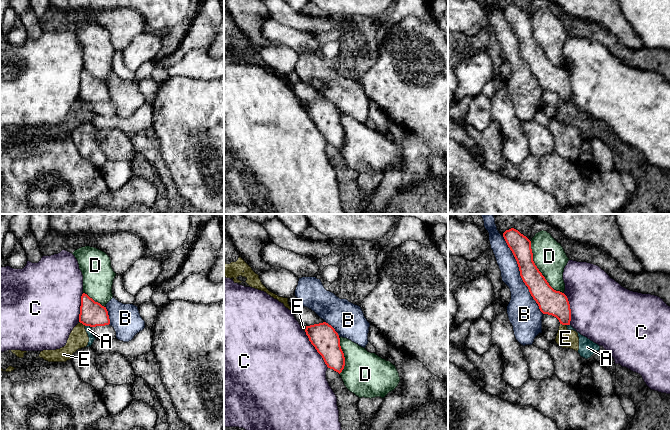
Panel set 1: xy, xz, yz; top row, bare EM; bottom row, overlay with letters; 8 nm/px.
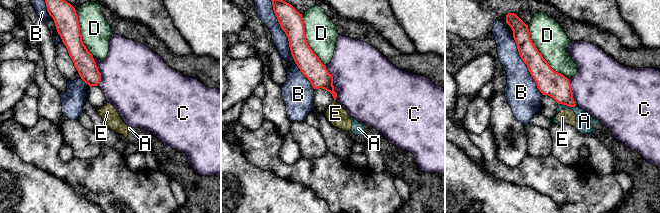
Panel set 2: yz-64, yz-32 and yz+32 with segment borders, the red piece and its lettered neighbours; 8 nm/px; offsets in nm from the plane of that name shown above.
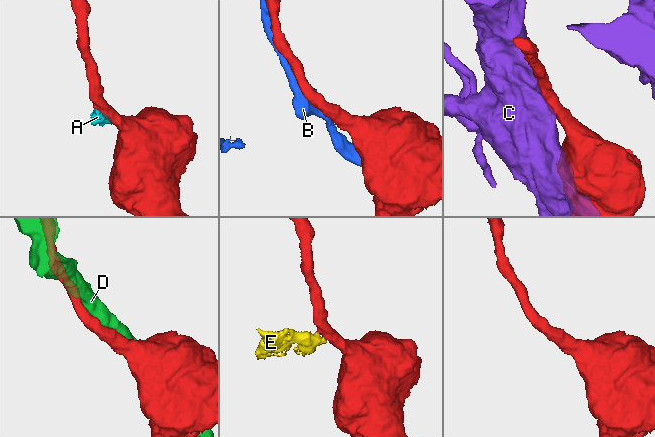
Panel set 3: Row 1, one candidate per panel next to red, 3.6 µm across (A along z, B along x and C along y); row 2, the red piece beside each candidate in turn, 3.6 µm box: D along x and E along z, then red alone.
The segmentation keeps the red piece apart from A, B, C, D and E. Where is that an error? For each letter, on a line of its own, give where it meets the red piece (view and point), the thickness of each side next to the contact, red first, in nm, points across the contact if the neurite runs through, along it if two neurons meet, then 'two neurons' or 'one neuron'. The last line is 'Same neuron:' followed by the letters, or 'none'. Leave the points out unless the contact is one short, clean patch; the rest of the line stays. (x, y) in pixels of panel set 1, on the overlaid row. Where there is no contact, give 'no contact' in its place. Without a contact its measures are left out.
A: contact xy (88, 325); calibres 200 and 50 nm; two neurons
B: contact yz (520, 275); calibres 170 and 220 nm; two neurons
C: contact xz (315, 348); calibres 220 and 500 nm; two neurons
D: contact yz (538, 270); calibres 190 and 260 nm; two neurons
E: contact xy (82, 323); calibres 200 and 160 nm; border xy (79, 321), (85, 325); two neurons
Same neuron: none

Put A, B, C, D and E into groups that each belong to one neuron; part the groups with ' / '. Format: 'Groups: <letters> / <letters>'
Groups: A E / B / C / D

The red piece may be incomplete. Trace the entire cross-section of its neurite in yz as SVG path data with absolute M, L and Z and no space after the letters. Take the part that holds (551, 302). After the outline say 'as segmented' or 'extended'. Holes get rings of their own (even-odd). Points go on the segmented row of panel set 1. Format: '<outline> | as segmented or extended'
M514 228L506 230L503 237L517 261L520 276L540 311L556 317L562 325L570 325L568 298L564 293L554 290L535 265L531 241Z | as segmented

